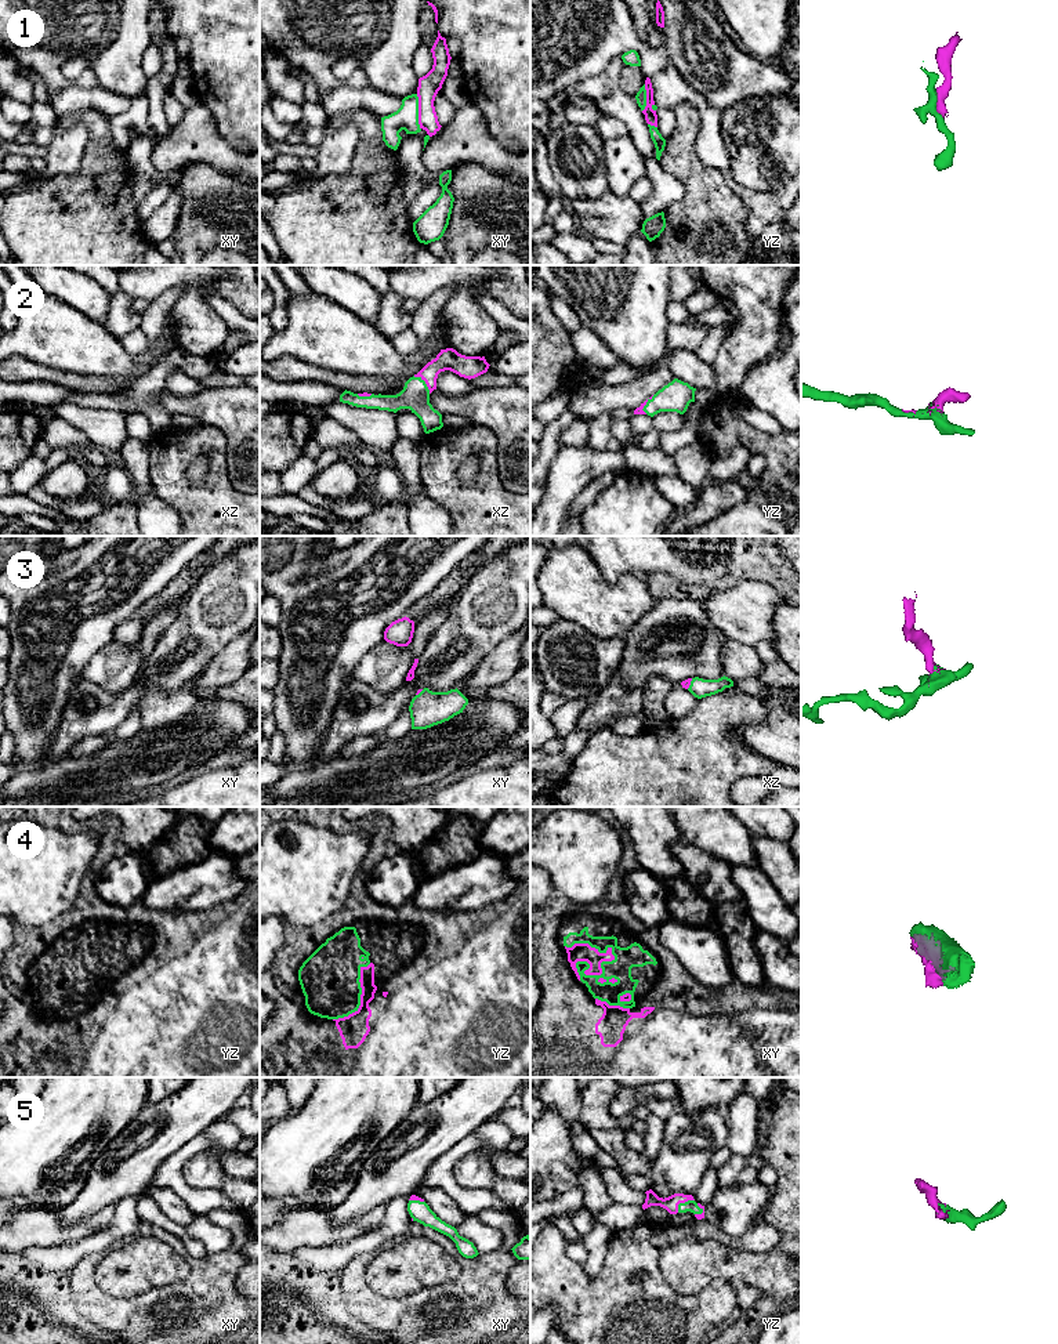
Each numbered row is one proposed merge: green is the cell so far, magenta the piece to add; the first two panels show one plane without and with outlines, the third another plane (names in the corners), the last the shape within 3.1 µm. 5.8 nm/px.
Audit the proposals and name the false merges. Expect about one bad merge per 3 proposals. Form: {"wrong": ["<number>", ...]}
{"wrong": ["1"]}

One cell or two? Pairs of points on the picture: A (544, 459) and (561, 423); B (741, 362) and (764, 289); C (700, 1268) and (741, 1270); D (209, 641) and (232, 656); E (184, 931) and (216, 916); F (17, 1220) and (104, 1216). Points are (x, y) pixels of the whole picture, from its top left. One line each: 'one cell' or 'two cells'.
A: one cell
B: one cell
C: one cell
D: two cells
E: one cell
F: one cell

